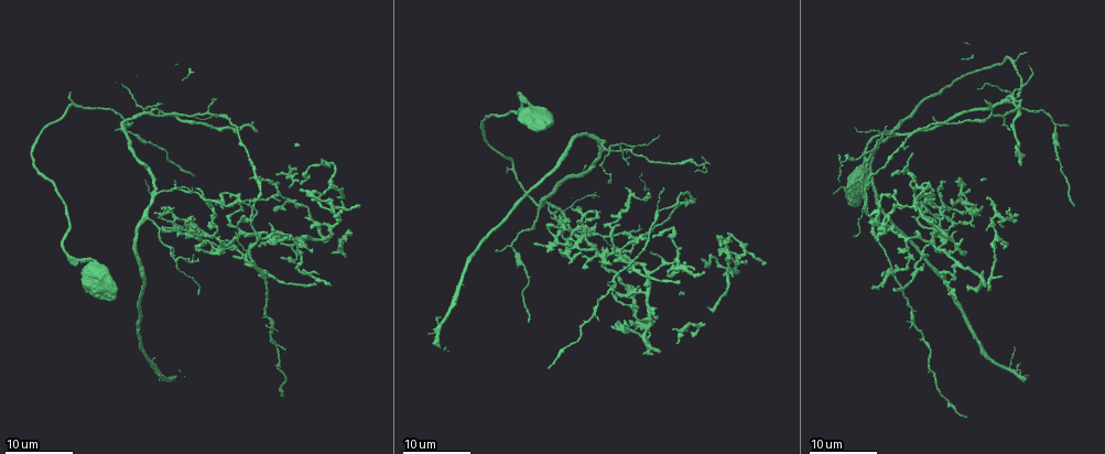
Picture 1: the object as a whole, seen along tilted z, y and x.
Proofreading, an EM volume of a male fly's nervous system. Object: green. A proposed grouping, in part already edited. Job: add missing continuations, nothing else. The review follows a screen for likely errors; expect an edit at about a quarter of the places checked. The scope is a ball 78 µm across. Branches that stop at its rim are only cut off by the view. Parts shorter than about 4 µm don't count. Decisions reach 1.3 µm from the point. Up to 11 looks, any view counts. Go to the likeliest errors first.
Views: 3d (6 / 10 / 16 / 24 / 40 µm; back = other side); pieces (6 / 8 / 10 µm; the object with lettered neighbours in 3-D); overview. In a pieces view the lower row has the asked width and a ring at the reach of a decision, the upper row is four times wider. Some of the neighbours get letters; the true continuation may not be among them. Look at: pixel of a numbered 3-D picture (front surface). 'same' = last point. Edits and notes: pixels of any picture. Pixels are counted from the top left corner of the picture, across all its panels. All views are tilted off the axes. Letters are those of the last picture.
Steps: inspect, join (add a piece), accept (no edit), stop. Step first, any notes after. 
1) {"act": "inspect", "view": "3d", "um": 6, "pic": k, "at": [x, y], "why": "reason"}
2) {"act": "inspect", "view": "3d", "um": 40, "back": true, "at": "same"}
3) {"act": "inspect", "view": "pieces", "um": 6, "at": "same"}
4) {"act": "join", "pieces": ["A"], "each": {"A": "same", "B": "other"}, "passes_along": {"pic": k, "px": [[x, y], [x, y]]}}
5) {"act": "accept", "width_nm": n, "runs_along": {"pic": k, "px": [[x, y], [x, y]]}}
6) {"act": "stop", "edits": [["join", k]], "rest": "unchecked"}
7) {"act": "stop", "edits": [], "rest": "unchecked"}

{"act": "inspect", "view": "3d", "um": 24, "pic": 1, "at": [872, 286], "why": "end of a long branch"}

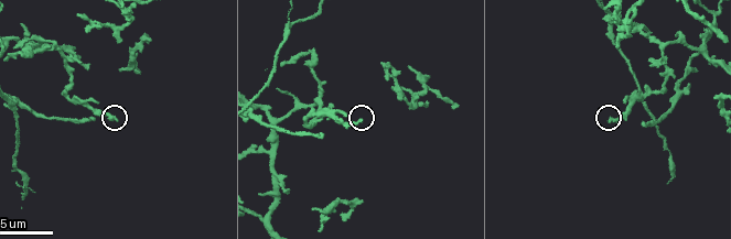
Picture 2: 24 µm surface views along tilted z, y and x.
{"act": "inspect", "view": "pieces", "um": 10, "pic": 2, "at": [361, 122], "why": "what lies round it"}

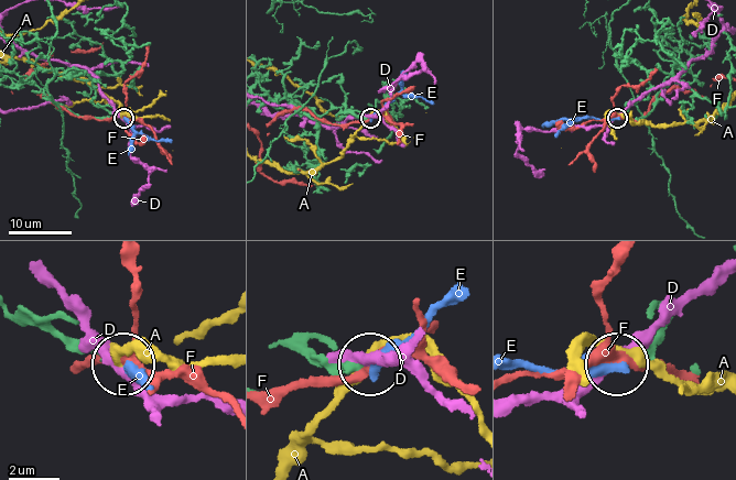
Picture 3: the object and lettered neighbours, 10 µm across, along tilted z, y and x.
{"act": "accept", "each": {"A": "other", "D": "other", "E": "other", "F": "other"}, "runs_along": {"pic": 3, "px": [[301, 352], [346, 367], [369, 366]]}, "found": "no lettered piece goes on from it"}

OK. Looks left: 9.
{"act": "inspect", "view": "3d", "um": 24, "pic": 1, "at": [614, 293], "why": "branch stops here"}

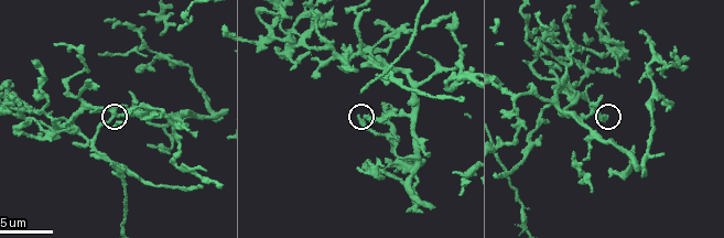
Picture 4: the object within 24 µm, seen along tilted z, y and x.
{"act": "inspect", "view": "pieces", "um": 6, "pic": 4, "at": [364, 116]}

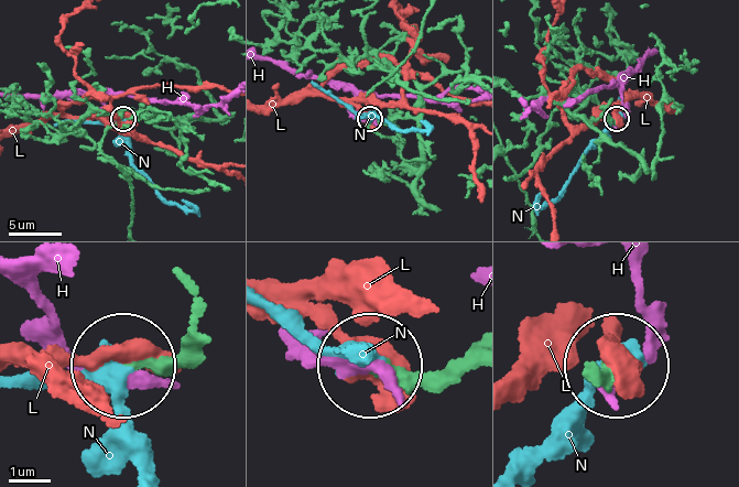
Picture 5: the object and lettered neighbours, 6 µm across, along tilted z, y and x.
{"act": "accept", "width_nm": 260, "each": {"H": "other", "L": "other", "N": "other"}, "runs_along": {"pic": 5, "px": [[193, 345], [158, 365], [123, 367]]}, "found": "none of them fits"}

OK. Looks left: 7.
{"act": "inspect", "view": "3d", "um": 24, "pic": 1, "at": [197, 190], "why": "tapers out"}

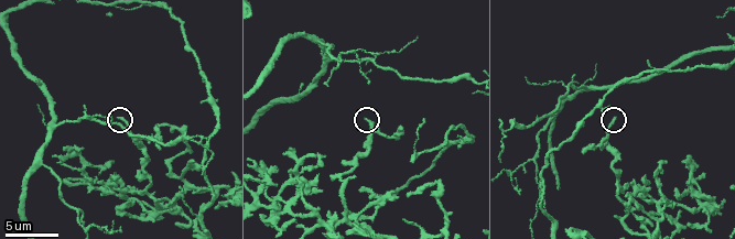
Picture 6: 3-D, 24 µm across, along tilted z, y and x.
{"act": "inspect", "view": "pieces", "um": 10, "pic": 6, "at": [368, 118]}

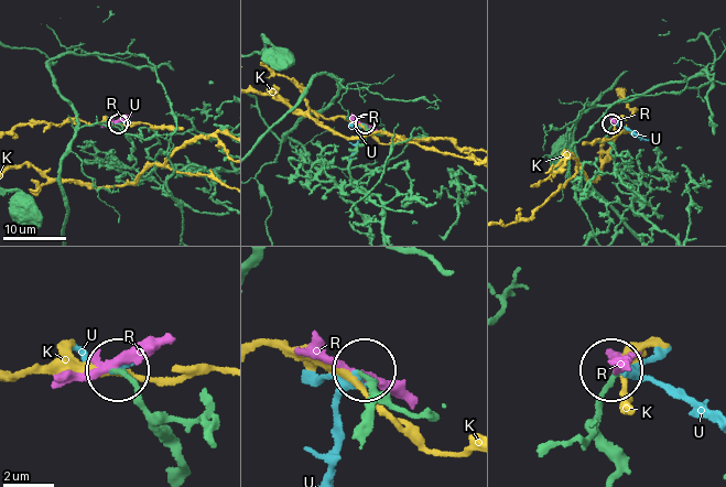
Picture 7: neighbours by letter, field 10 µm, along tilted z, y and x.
{"act": "join", "pieces": ["U"], "each": {"K": "other", "R": "other", "U": "same"}, "found": "it goes on there"}

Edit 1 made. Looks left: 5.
{"act": "inspect", "view": "overview"}

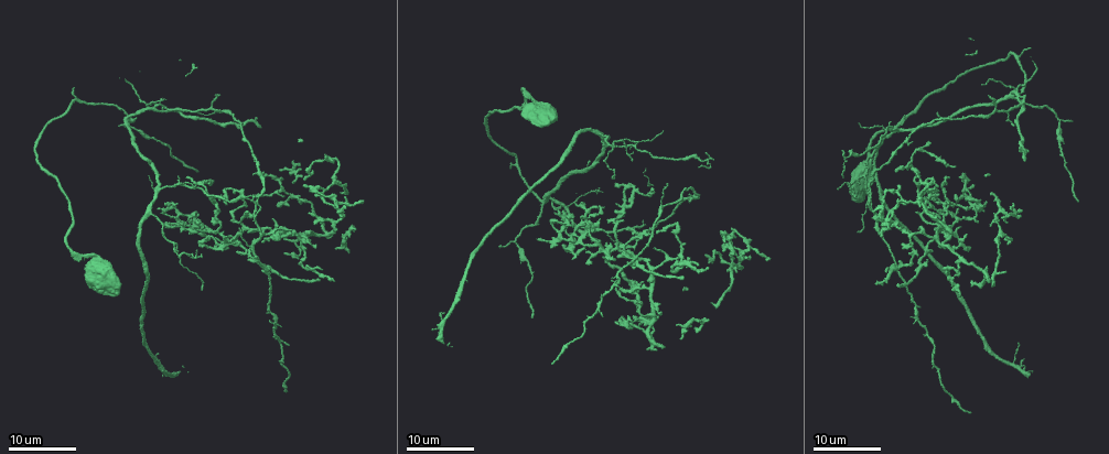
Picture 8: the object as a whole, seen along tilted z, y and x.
{"act": "inspect", "view": "3d", "um": 16, "pic": 8, "at": [655, 233], "why": "branch stops here"}

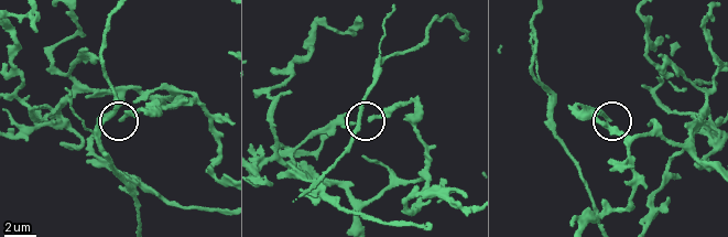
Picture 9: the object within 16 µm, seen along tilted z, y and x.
{"act": "inspect", "view": "pieces", "um": 6, "pic": 9, "at": [369, 118]}

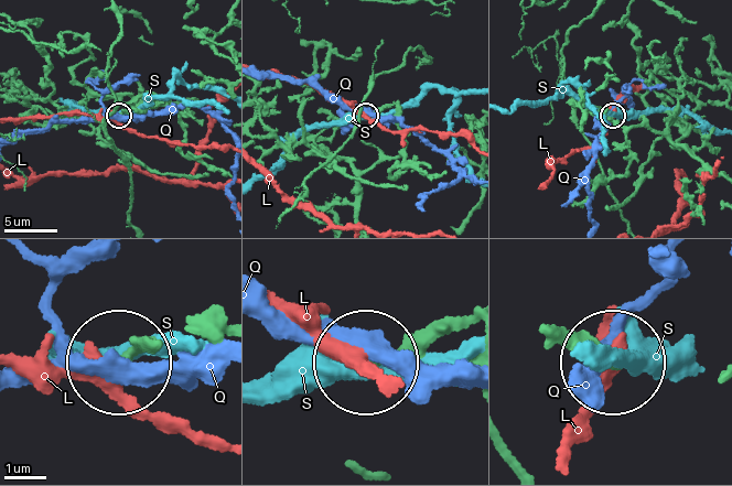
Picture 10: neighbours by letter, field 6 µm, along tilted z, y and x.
{"act": "accept", "each": {"L": "other", "Q": "other", "S": "other"}, "found": "no lettered piece goes on from it"}

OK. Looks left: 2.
{"act": "inspect", "view": "3d", "um": 6, "pic": 4, "at": [540, 136]}

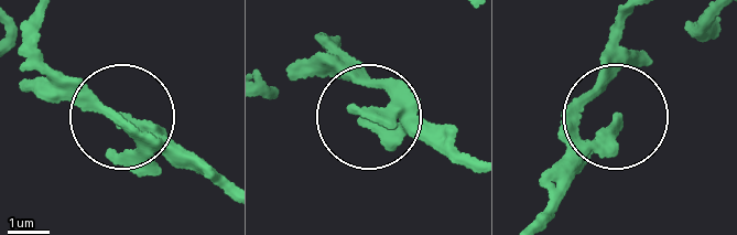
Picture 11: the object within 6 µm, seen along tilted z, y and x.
{"act": "inspect", "view": "pieces", "um": 6, "pic": 11, "at": [617, 122], "why": "what lies round it"}

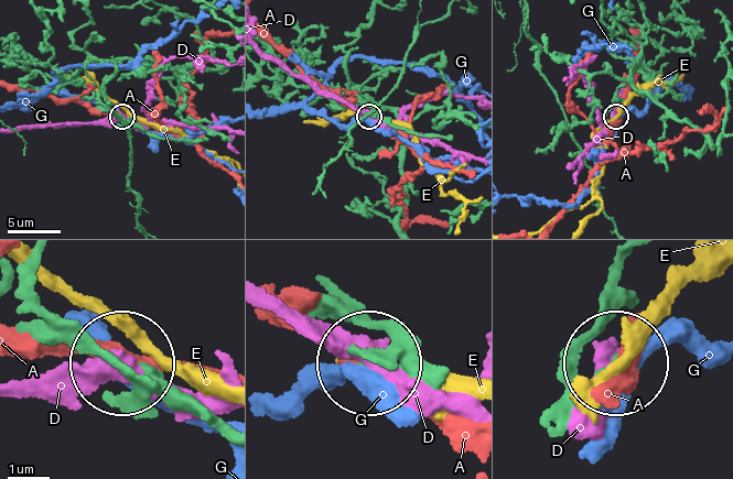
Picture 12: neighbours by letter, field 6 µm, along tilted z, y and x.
{"act": "accept", "each": {"A": "other", "D": "other", "E": "other", "G": "other"}, "found": "no lettered piece goes on from it"}

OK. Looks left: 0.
{"act": "stop", "edits": [["join", 7]], "rest": "unchecked"}

